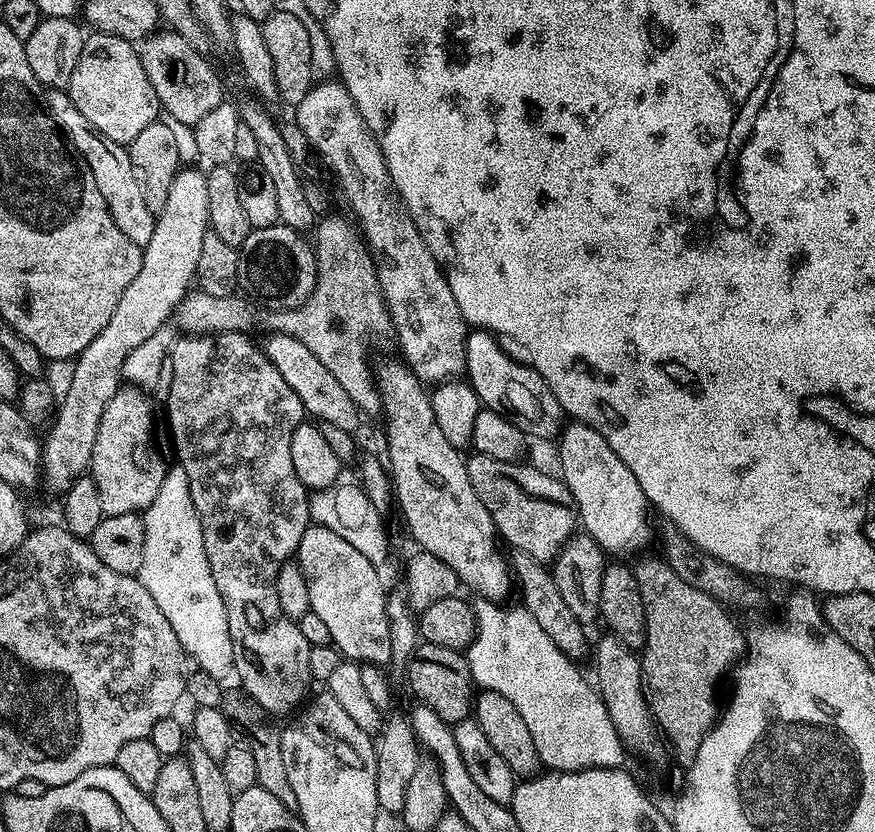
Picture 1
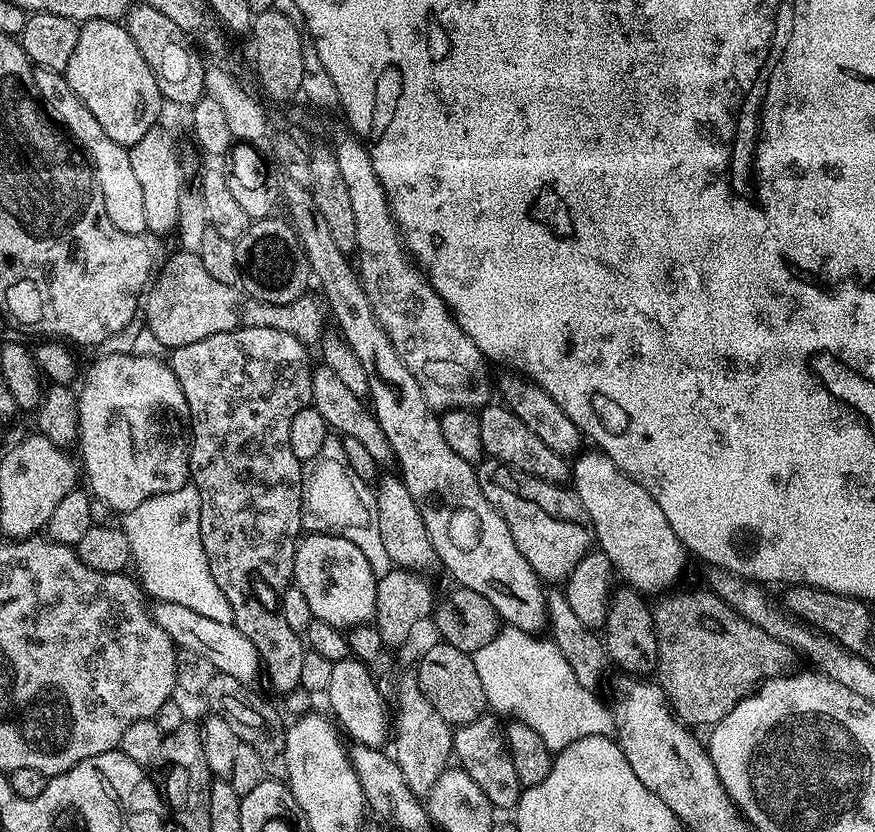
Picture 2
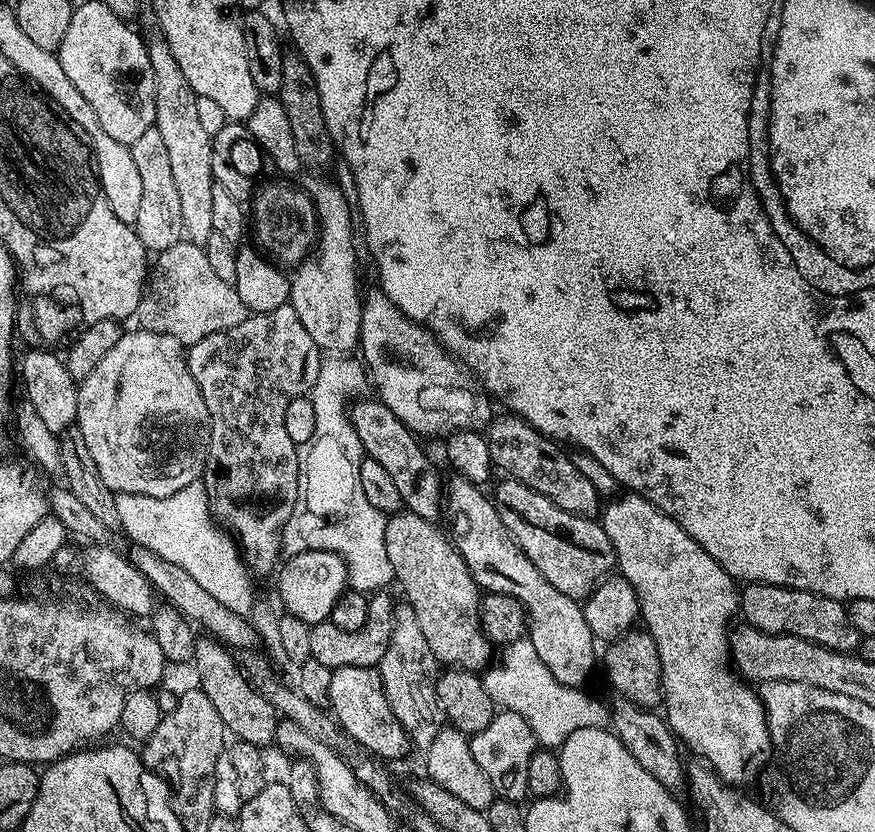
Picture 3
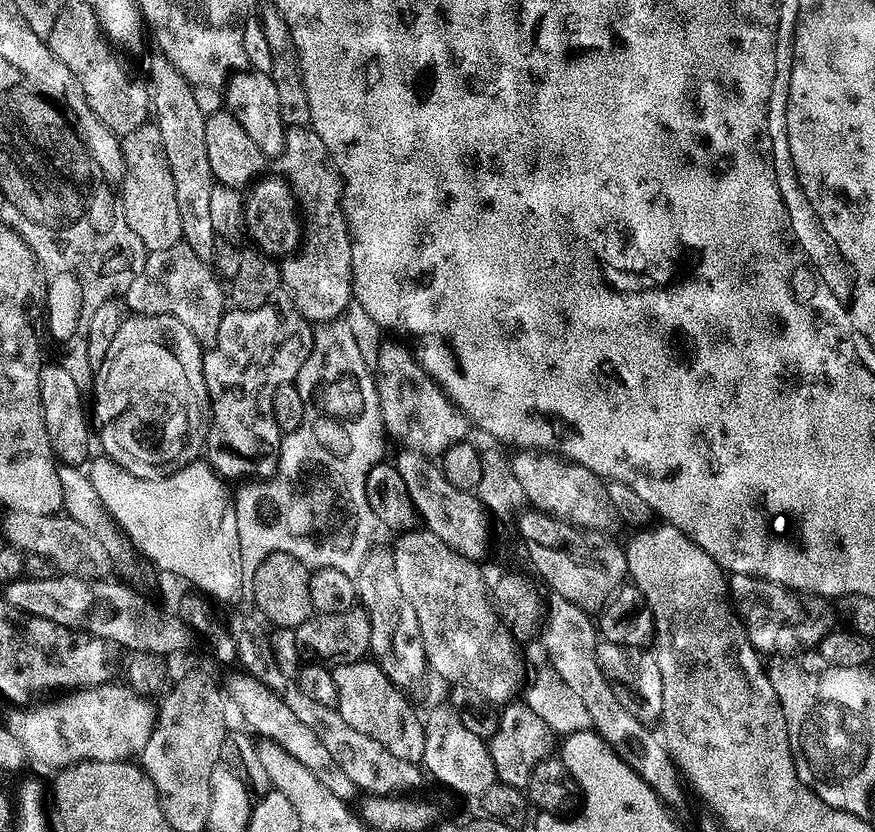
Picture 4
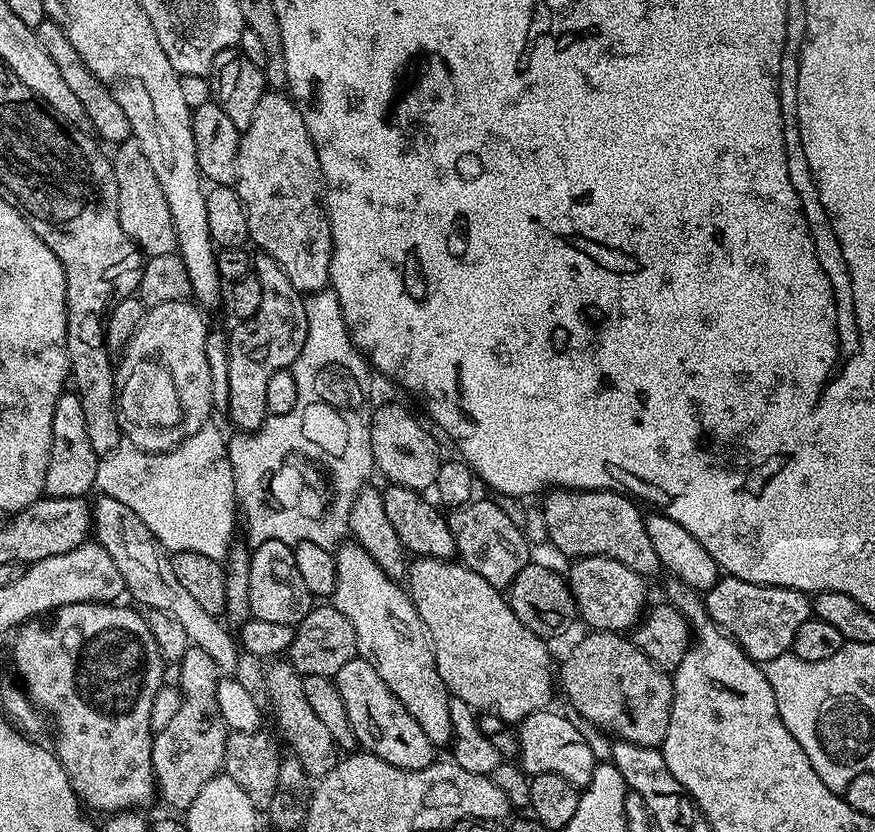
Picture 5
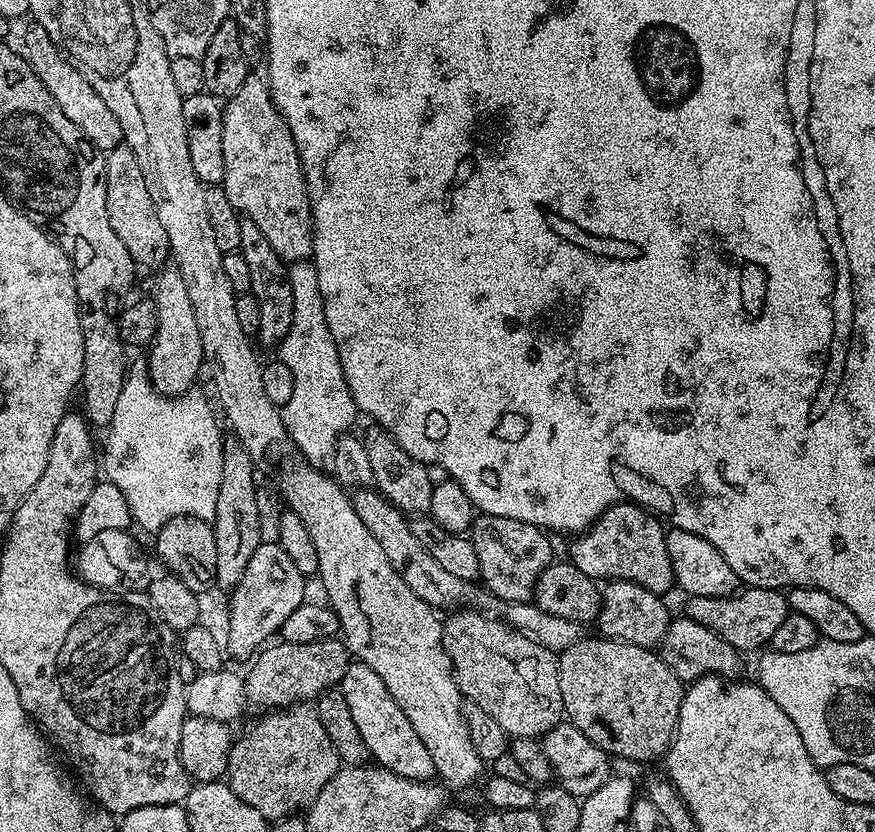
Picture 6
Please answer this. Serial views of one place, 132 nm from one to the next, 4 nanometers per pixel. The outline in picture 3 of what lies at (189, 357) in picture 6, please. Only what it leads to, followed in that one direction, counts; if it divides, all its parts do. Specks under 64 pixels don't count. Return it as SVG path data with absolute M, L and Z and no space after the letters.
M135 331L121 334L106 358L90 370L85 380L79 381L75 426L80 428L86 447L98 466L98 474L110 491L166 498L203 477L212 429L210 414L202 390L198 390L198 382L194 382L188 369L185 345L166 334Z

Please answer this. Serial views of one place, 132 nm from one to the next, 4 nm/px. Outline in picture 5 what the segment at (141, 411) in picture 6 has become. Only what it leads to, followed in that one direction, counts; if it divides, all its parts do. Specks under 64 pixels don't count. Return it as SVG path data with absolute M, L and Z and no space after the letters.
M204 424L202 430L183 440L170 452L144 452L131 446L114 449L109 456L101 459L96 475L96 488L103 495L116 498L123 505L130 506L169 553L193 552L223 561L234 544L232 534L236 530L236 524L238 528L238 476L234 471L233 461L232 464L228 461L228 444L214 424Z

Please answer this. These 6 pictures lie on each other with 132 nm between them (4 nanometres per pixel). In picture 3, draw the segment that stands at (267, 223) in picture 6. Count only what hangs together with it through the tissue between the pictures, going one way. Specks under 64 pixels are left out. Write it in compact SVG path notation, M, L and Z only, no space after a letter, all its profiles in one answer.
M320 174L309 176L312 177L308 180L306 191L315 204L318 221L318 243L314 248L316 260L304 260L291 273L290 303L294 314L298 314L302 326L306 326L310 338L314 338L321 353L352 354L360 343L362 322L362 291L356 285L356 244L352 241L354 212L349 197L348 200L344 197L338 185L323 180Z

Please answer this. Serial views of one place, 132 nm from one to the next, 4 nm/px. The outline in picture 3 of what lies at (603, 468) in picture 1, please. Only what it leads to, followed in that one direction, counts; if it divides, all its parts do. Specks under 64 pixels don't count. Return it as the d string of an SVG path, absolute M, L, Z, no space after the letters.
M620 494L609 499L602 508L602 523L616 551L615 567L618 569L619 575L624 576L626 582L630 582L630 586L634 586L640 603L640 620L646 631L654 638L654 646L658 646L662 712L667 719L668 727L676 735L677 741L685 749L688 747L696 755L693 757L702 758L703 763L707 764L721 780L733 786L744 786L747 780L752 780L759 774L760 767L767 762L768 752L773 751L773 746L768 729L768 719L764 713L764 703L761 702L757 689L741 680L730 663L728 638L730 629L734 624L732 615L735 617L740 607L740 592L737 581L733 580L731 574L726 570L722 570L722 566L718 566L718 562L714 562L714 558L710 558L710 554L706 554L706 550L702 550L702 546L698 546L698 542L694 542L694 538L690 538L690 534L686 534L686 530L682 530L682 526L678 526L678 522L674 522L674 518L670 518L662 510L655 508L646 498L635 494Z

